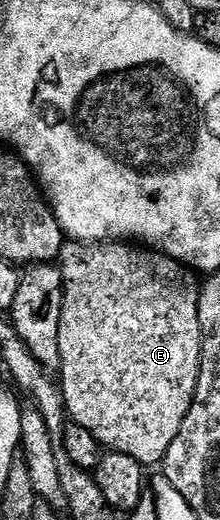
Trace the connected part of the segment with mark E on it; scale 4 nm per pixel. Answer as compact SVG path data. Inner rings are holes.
M66 240L59 268L65 288L59 323L59 384L72 424L87 427L106 450L131 455L142 467L160 466L197 390L201 370L198 278L174 257L133 243Z

